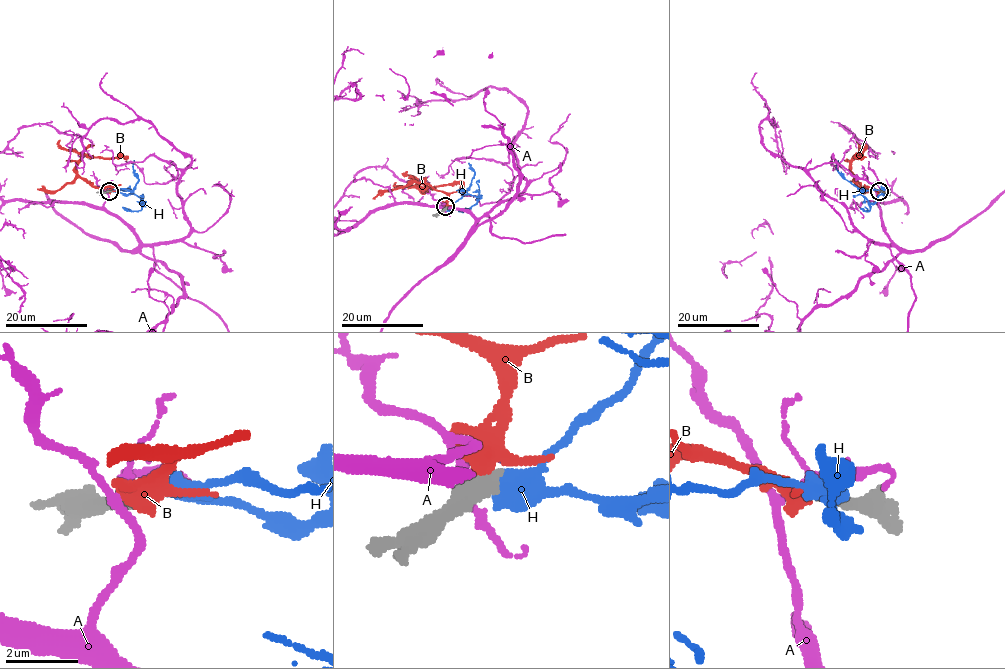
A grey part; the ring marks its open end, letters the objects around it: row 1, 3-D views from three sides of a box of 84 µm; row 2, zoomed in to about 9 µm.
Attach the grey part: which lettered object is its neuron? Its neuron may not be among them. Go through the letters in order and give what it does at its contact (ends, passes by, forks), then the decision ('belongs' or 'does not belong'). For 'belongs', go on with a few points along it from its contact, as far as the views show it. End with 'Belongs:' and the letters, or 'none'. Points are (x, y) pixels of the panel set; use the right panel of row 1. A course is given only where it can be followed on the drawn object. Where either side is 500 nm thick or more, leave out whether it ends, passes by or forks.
A: does not belong
B: it forks; belongs; course (880, 190), (860, 187), (852, 173), (851, 163), (859, 154), (859, 158), (856, 156), (866, 157)
H: it passes by; does not belong
Belongs: B

